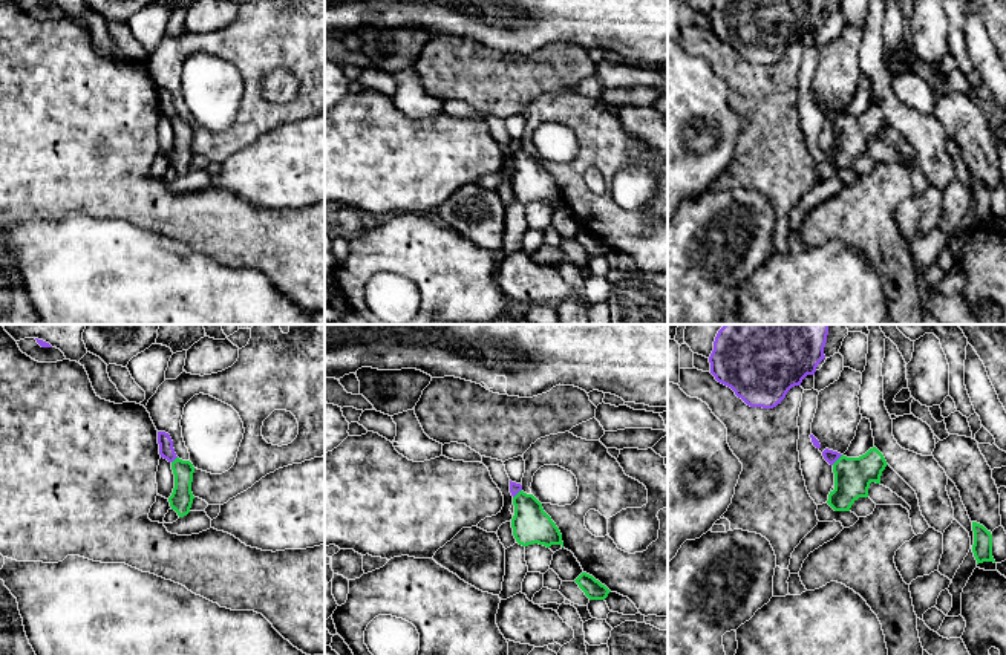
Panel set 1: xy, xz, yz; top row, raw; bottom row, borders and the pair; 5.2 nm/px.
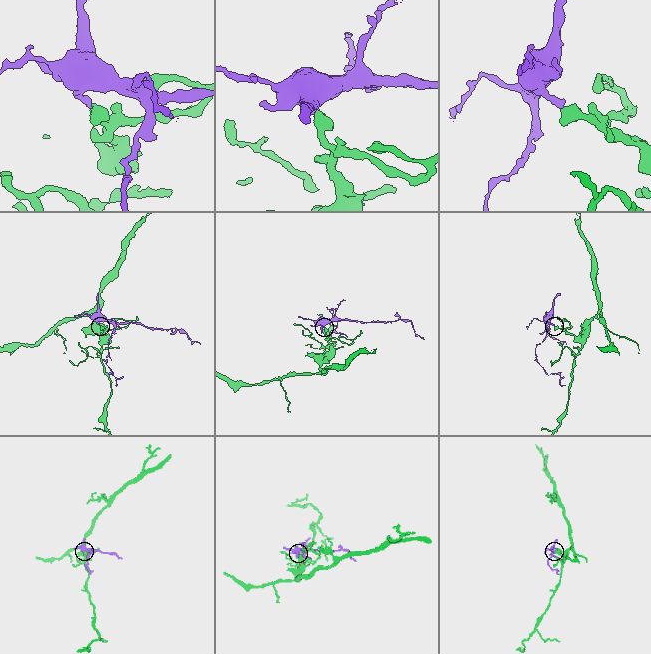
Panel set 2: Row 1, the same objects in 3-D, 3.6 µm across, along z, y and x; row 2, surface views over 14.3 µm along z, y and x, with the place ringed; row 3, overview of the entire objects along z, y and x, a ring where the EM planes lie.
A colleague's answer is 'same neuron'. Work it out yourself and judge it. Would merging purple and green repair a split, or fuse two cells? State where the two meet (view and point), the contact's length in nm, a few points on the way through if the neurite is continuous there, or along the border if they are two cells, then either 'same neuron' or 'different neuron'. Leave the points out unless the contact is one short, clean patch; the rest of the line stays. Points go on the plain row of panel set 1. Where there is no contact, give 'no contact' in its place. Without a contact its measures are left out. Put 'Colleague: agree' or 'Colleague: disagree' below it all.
yz (836, 117) | 80 nm | along yz (842, 112), (832, 121) | different neuron
Colleague: disagree

